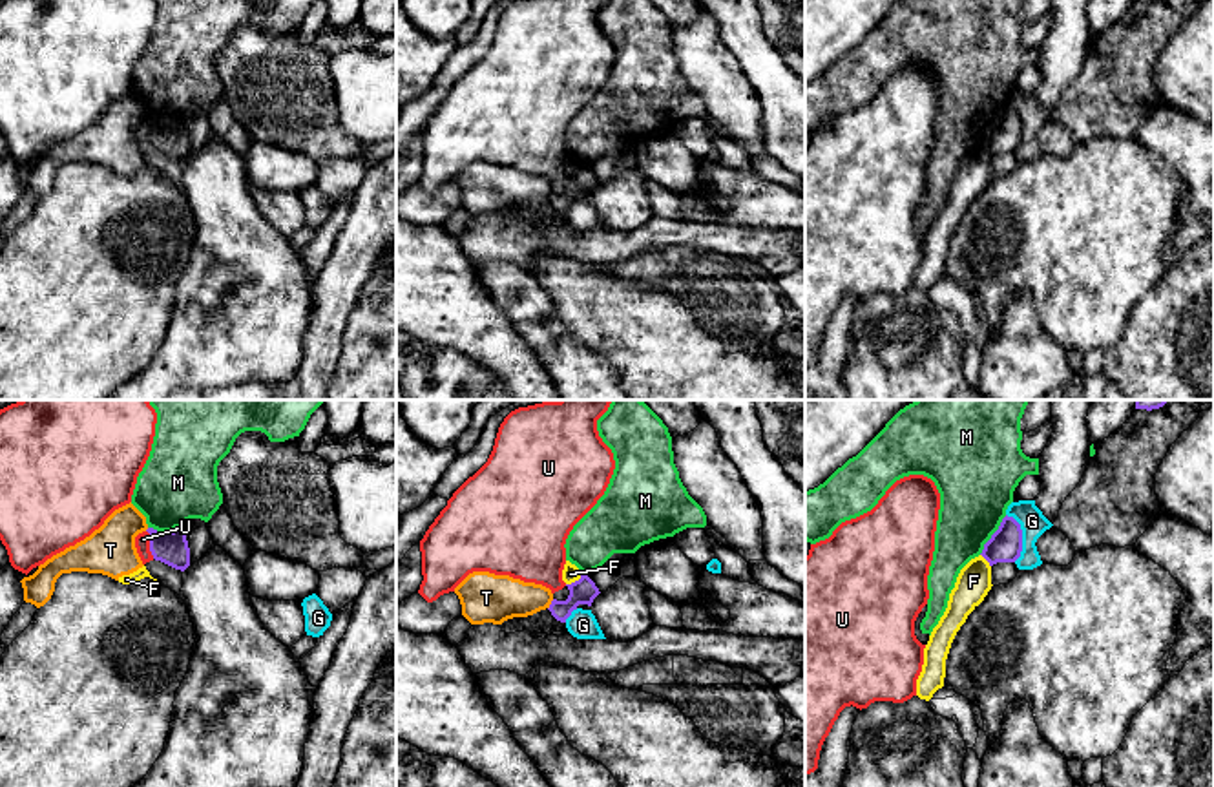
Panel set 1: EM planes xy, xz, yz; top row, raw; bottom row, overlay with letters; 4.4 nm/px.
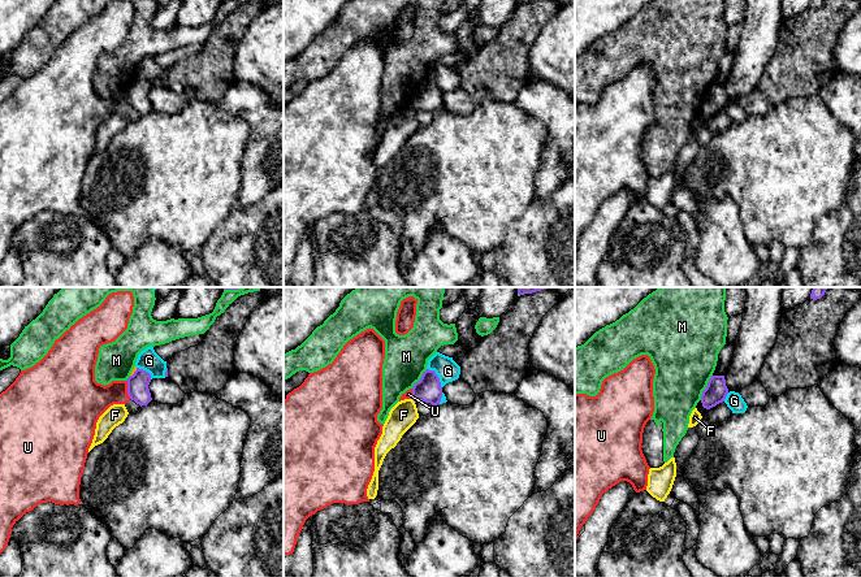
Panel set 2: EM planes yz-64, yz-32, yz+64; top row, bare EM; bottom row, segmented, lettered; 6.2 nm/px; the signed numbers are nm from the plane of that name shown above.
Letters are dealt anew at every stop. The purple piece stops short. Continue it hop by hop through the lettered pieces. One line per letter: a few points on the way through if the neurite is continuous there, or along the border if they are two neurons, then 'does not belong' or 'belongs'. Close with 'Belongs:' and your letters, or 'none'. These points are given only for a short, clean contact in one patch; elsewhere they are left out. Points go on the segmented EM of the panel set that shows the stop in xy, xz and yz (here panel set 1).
F: border along xz (581, 574), (566, 585); does not belong
G: border along yz (1006, 514), (1021, 530), (1021, 556), (1015, 561); does not belong
M: does not belong
T: does not belong
U: does not belong
Belongs: none

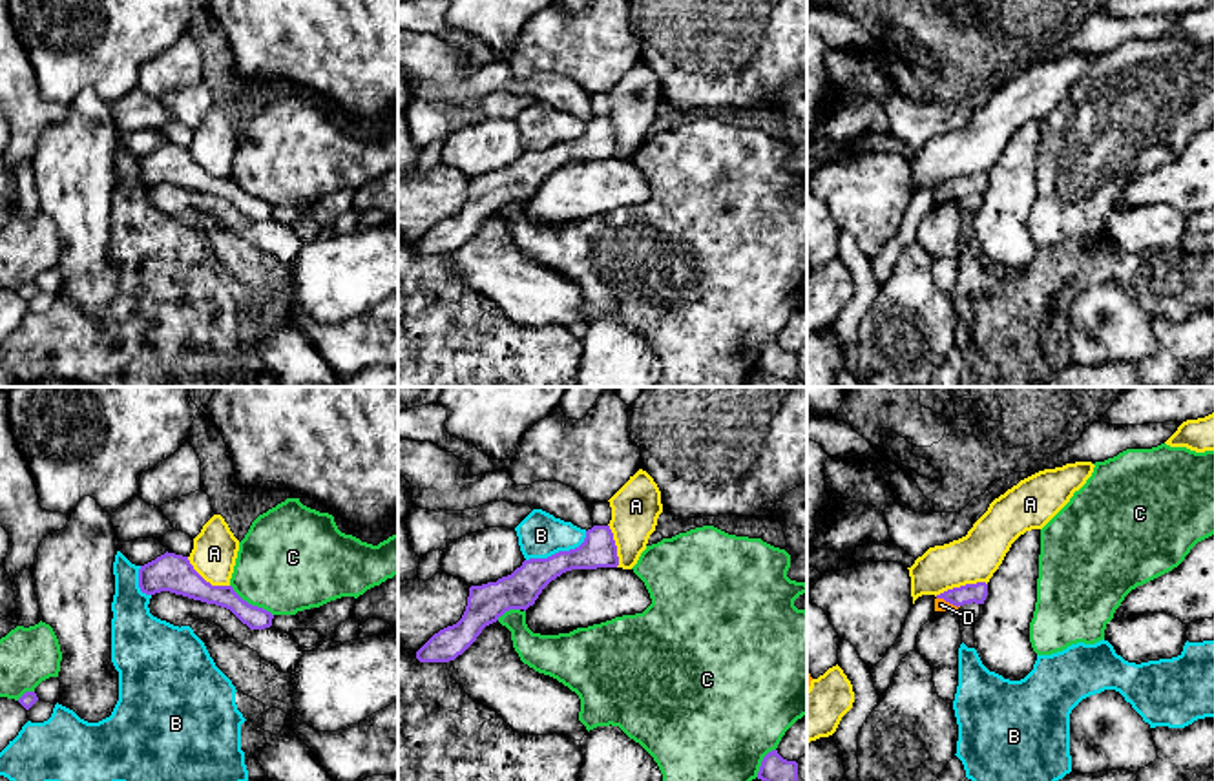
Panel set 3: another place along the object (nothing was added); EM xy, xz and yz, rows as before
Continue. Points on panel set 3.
A: border along yz (986, 583), (966, 583), (935, 595); does not belong
B: does not belong
C: does not belong
D: runs through yz (968, 593), (948, 601), (941, 604); belongs
Belongs: D

